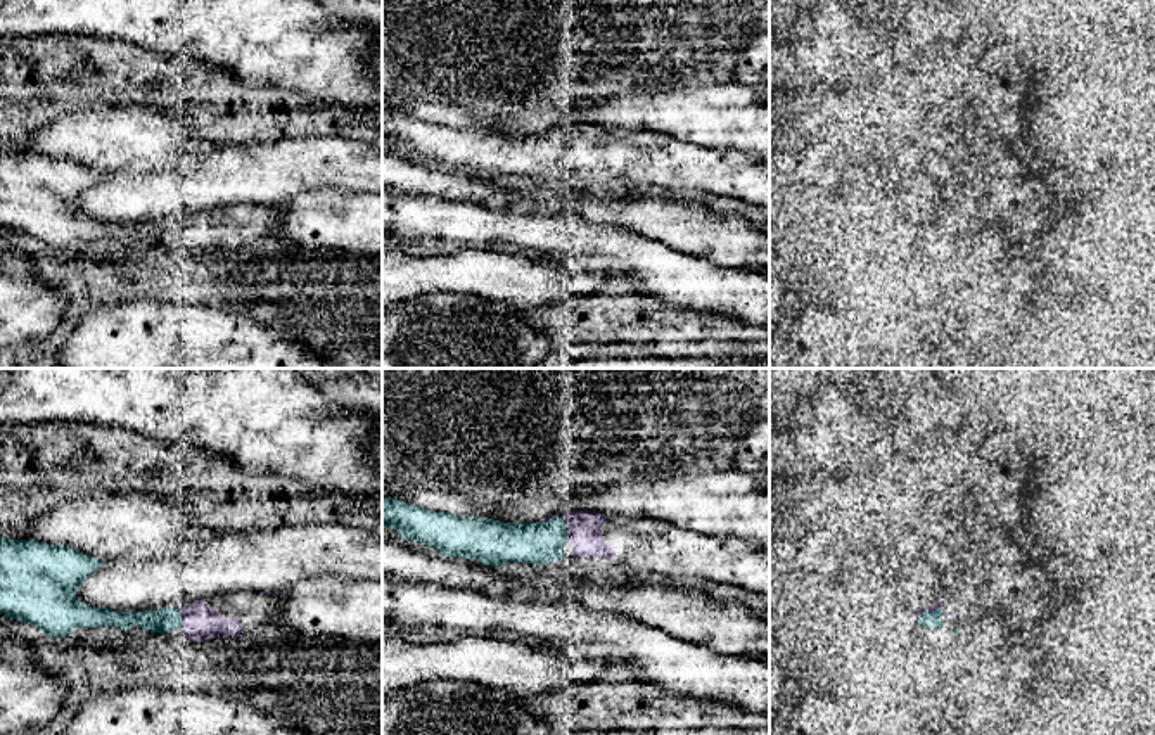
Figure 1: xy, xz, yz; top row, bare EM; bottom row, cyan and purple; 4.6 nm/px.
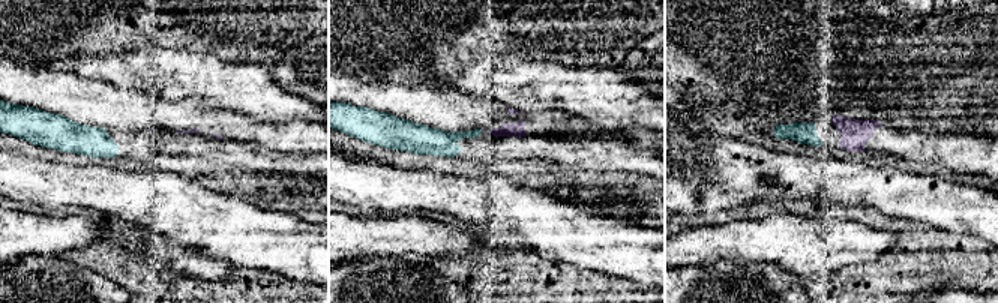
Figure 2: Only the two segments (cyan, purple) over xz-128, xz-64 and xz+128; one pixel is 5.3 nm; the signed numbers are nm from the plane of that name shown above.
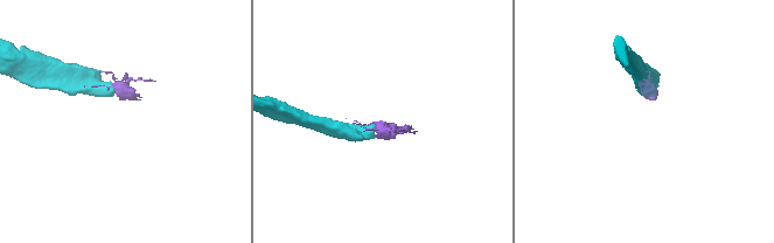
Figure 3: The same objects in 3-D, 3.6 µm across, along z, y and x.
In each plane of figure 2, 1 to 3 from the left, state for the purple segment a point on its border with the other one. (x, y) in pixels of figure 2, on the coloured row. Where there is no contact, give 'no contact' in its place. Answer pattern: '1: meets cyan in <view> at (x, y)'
1: no contact
2: no contact
3: no contact

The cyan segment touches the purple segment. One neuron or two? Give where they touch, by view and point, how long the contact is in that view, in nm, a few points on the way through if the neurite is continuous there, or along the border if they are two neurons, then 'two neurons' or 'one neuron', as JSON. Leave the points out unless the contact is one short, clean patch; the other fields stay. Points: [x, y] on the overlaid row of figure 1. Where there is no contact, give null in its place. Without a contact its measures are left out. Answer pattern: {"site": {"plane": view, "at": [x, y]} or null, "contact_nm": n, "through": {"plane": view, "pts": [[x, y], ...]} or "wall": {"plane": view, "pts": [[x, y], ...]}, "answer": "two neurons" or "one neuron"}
{"site": {"plane": "yz", "at": [927, 611]}, "contact_nm": 130, "answer": "one neuron"}

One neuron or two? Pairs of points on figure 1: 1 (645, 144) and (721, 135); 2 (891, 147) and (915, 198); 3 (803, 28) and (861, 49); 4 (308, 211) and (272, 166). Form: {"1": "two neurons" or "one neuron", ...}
{"1": "two neurons", "2": "one neuron", "3": "one neuron", "4": "two neurons"}

